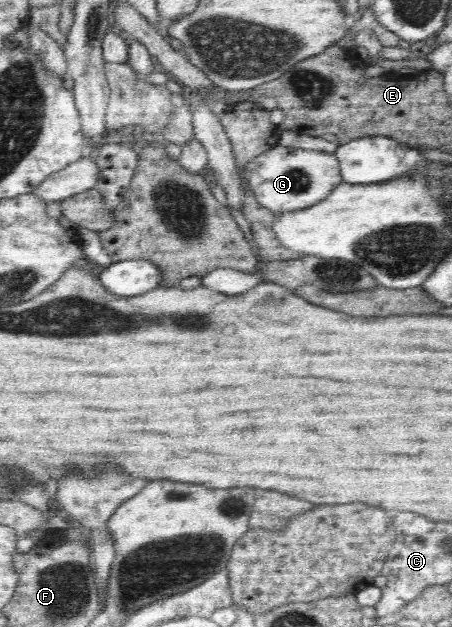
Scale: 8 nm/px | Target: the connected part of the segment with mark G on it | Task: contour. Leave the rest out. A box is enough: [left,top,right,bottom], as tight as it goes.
[240,144,343,214]

